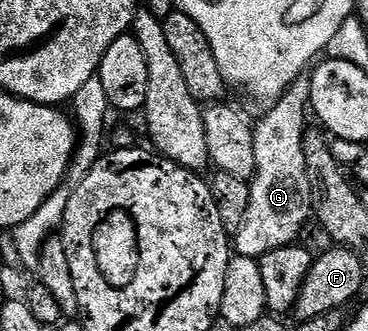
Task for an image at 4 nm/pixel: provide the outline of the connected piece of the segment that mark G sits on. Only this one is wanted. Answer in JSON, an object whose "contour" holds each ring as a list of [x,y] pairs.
{"contour":[[[301,75],[286,88],[280,99],[270,108],[267,117],[260,123],[257,122],[253,131],[253,145],[255,146],[255,168],[254,176],[250,181],[251,203],[248,206],[247,218],[239,228],[233,238],[234,251],[243,257],[259,260],[271,250],[286,248],[290,244],[296,243],[299,234],[306,226],[308,220],[313,216],[313,191],[311,182],[307,175],[306,159],[302,150],[302,138],[307,131],[306,118],[309,118],[310,96],[311,96],[311,76]]]}

